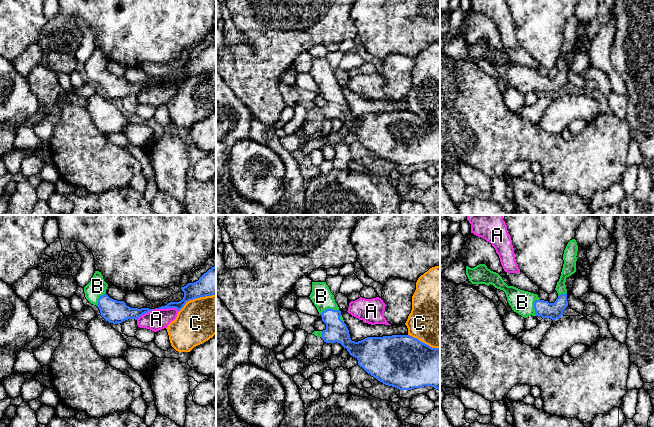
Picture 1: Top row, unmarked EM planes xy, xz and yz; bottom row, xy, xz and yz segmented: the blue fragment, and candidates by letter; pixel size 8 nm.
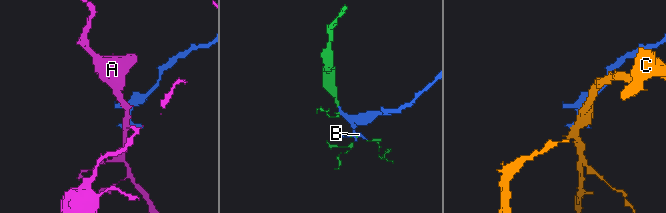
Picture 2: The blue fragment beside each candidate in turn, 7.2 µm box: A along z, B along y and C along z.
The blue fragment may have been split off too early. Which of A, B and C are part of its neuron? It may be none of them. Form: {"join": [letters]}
{"join": ["B"]}

